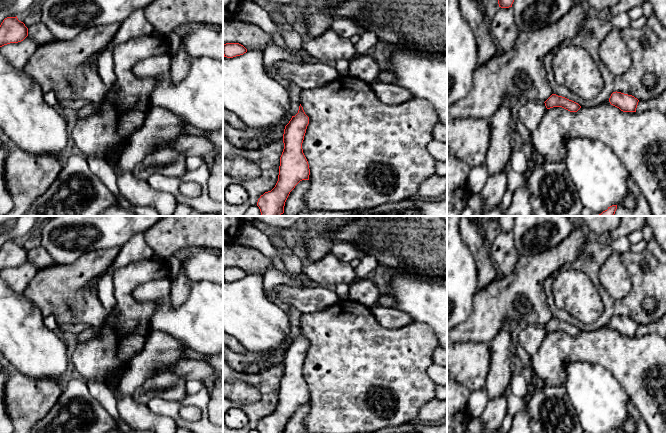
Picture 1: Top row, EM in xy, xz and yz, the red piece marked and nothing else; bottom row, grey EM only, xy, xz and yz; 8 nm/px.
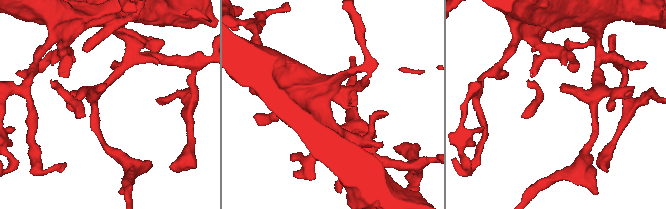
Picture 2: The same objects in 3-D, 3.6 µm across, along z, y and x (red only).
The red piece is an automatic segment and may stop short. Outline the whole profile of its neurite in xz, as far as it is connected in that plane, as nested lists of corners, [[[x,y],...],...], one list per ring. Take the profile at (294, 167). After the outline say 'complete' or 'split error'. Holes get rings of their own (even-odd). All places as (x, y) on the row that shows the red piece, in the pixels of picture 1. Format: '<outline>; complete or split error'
[[[303,107],[292,116],[283,134],[284,149],[280,157],[278,181],[275,187],[260,196],[257,206],[261,216],[280,216],[290,192],[302,180],[309,180],[310,169],[302,143],[309,124]]]; complete

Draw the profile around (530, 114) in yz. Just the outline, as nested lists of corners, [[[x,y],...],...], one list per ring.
[[[524,101],[518,110],[518,120],[530,131],[534,132],[547,108],[541,101]]]

